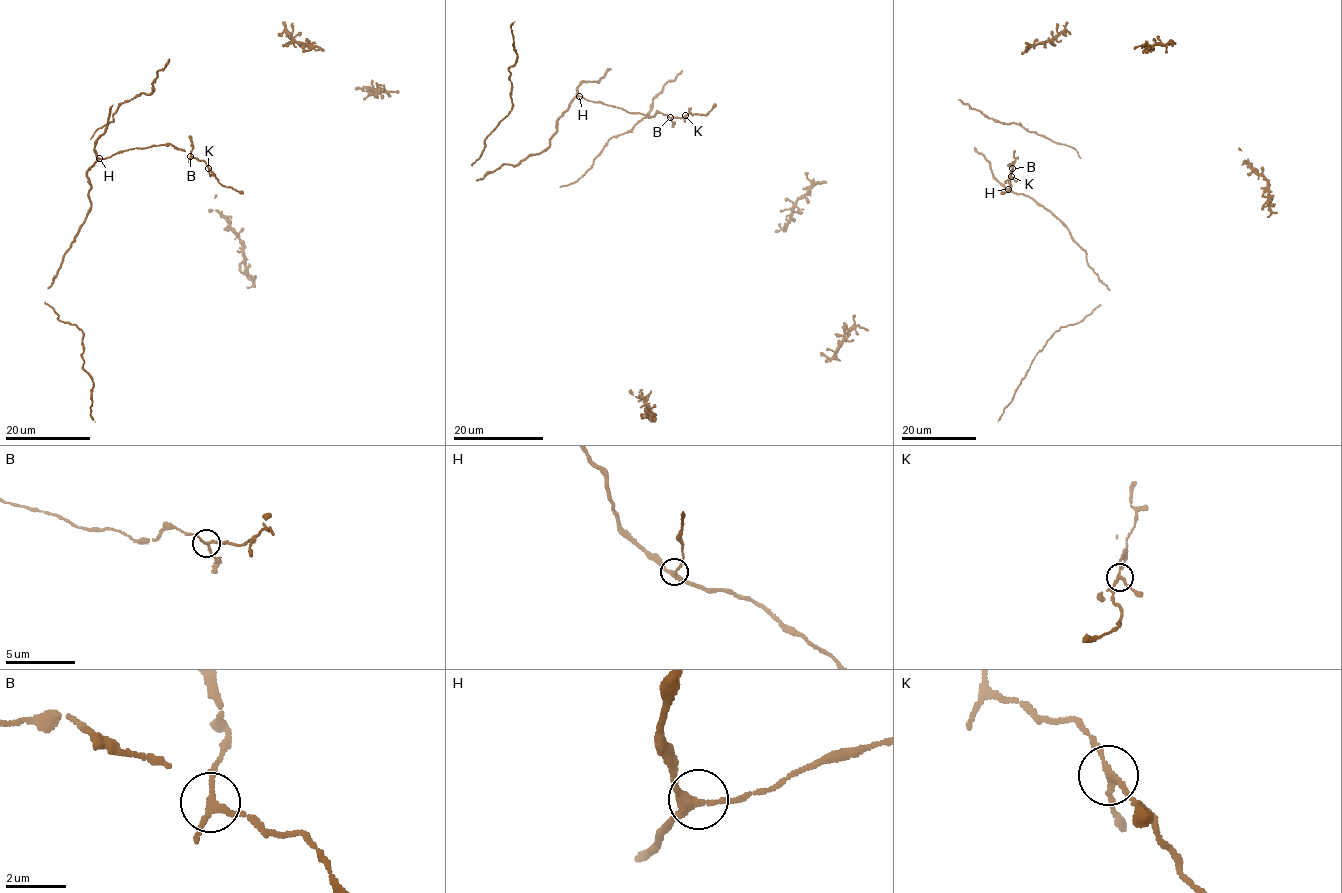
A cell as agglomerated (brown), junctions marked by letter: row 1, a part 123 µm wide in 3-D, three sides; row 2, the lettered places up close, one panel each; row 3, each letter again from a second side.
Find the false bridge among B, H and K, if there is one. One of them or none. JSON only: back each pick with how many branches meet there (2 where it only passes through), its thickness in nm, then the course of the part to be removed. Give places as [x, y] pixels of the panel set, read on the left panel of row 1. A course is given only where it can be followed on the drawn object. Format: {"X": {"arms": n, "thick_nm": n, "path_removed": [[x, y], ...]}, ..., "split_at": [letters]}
{"B": {"arms": 3, "thick_nm": 170, "path_removed": [[190, 156], [193, 144], [188, 136]]}, "split_at": ["B"]}

